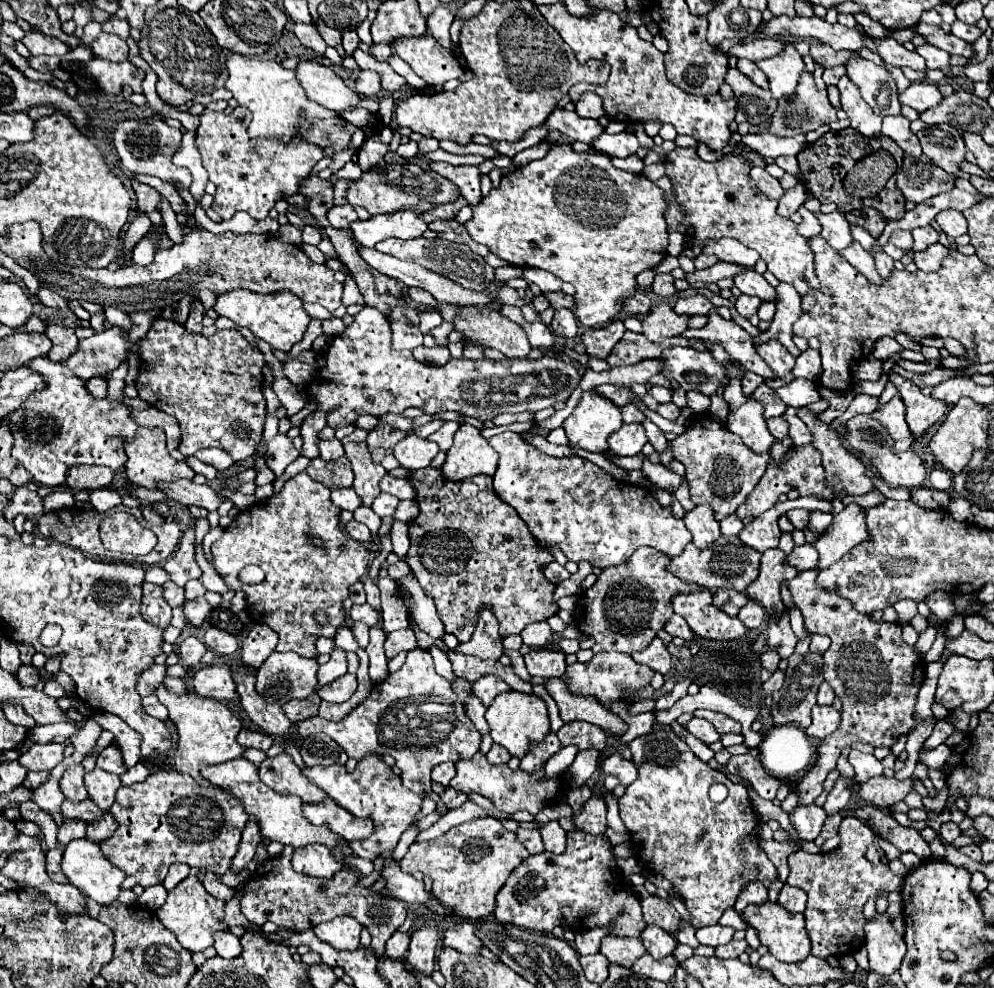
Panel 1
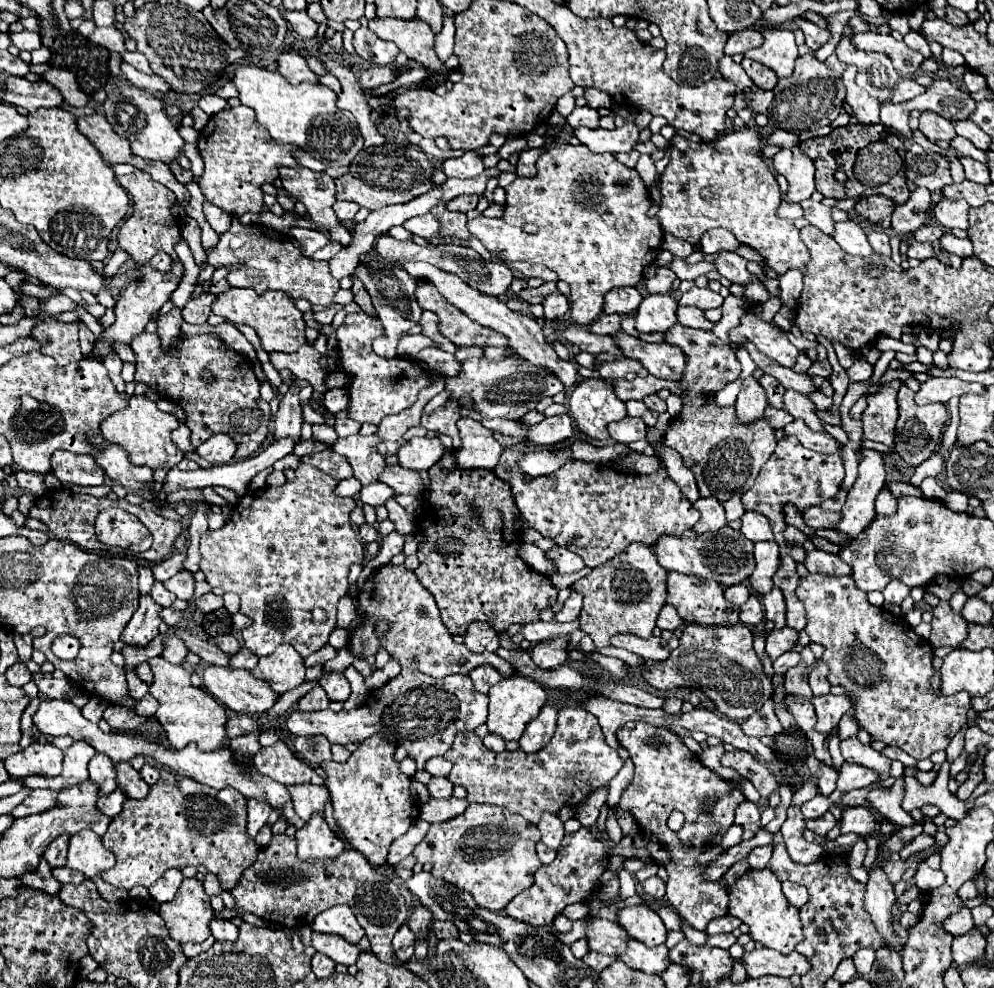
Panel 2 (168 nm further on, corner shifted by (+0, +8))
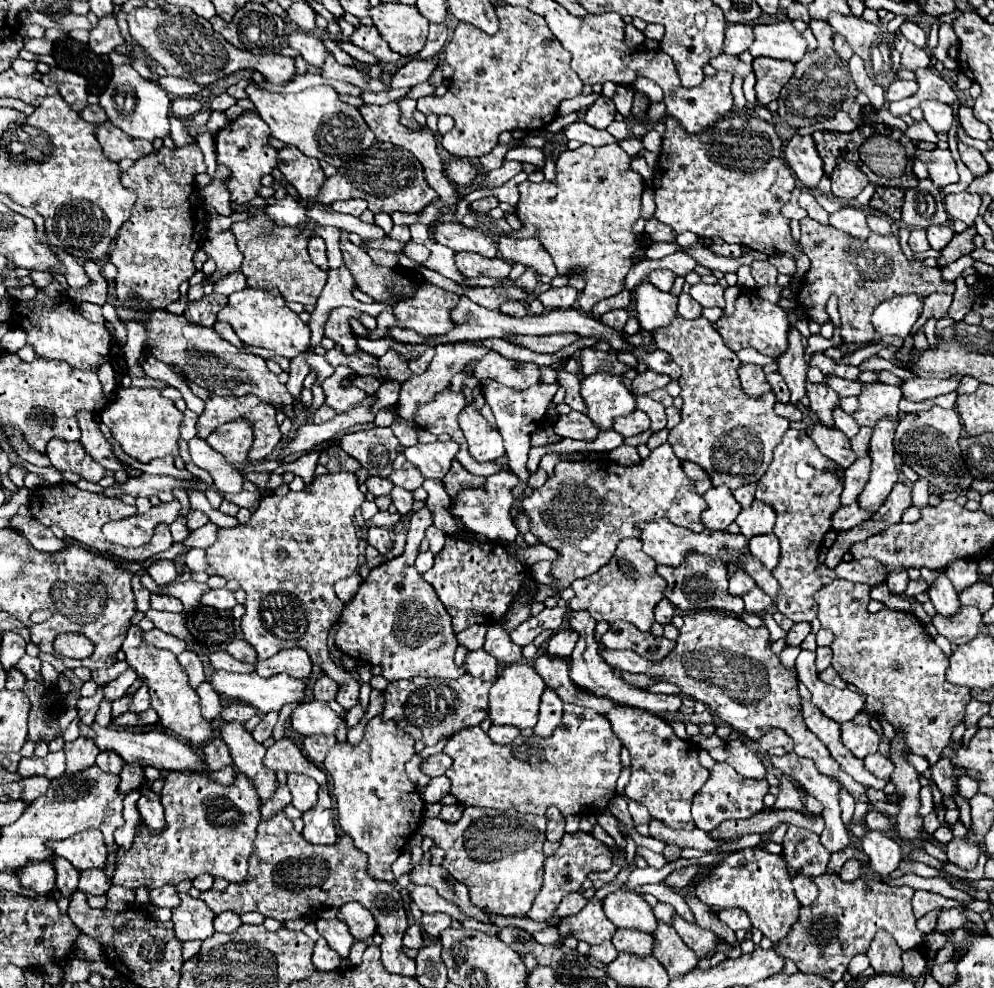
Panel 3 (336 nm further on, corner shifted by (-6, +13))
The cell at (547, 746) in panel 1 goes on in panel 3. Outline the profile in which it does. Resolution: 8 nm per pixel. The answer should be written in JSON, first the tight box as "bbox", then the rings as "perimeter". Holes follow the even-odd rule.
{"bbox":[534,688,562,738],"perimeter":[[[546,688],[546,692],[542,694],[542,702],[540,702],[540,718],[538,724],[534,726],[534,734],[540,738],[548,738],[562,722],[562,700],[558,698],[558,694],[550,688]]]}

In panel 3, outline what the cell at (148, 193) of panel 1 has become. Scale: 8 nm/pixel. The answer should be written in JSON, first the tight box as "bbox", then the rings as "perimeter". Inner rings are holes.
{"bbox":[110,146,206,310],"perimeter":[[[182,146],[152,152],[120,174],[122,186],[138,196],[110,254],[110,262],[118,268],[116,294],[122,302],[130,302],[134,298],[140,300],[144,308],[156,310],[166,308],[180,298],[178,288],[196,272],[192,256],[206,234],[206,212],[194,184],[194,176],[205,172],[202,150],[198,146]]]}

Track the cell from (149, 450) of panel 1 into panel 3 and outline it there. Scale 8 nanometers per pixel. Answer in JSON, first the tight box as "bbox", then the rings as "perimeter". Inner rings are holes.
{"bbox":[100,388,184,462],"perimeter":[[[120,388],[116,398],[100,412],[100,420],[110,428],[112,438],[138,462],[150,462],[164,456],[176,458],[180,454],[178,428],[182,418],[184,414],[174,406],[174,402],[164,398],[156,388]]]}

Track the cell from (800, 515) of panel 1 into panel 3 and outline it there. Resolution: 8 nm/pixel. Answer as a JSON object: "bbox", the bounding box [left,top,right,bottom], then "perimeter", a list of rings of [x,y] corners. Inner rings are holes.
{"bbox":[832,504,870,530],"perimeter":[[[856,504],[840,506],[832,514],[832,528],[834,530],[848,530],[848,528],[862,524],[862,520],[868,520],[868,518],[870,518],[870,512],[862,512],[862,508],[858,508]]]}

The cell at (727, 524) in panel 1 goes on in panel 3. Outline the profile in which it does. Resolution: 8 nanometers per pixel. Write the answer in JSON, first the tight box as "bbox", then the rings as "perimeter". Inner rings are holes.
{"bbox":[734,484,756,508],"perimeter":[[[746,484],[746,486],[738,488],[738,490],[734,490],[736,502],[738,502],[742,508],[748,508],[748,506],[752,504],[752,500],[754,500],[754,490],[756,490],[756,484]]]}

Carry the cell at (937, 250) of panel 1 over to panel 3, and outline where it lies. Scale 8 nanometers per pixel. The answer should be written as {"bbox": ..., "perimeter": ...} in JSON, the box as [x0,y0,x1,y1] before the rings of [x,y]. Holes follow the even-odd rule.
{"bbox":[908,230,930,252],"perimeter":[[[912,230],[908,244],[910,244],[912,252],[926,252],[926,250],[930,250],[930,244],[928,244],[928,238],[926,238],[926,230]]]}

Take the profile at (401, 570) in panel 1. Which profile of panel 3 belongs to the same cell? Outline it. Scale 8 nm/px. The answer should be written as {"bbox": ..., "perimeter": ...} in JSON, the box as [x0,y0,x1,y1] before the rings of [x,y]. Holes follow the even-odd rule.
{"bbox":[416,550,434,574],"perimeter":[[[430,550],[418,554],[418,558],[416,558],[416,568],[420,570],[420,574],[428,572],[428,570],[432,568],[432,564],[434,564],[434,554],[432,554]]]}

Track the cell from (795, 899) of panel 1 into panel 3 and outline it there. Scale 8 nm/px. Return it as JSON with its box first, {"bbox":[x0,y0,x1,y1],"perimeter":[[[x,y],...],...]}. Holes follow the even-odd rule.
{"bbox":[792,876,818,906],"perimeter":[[[794,876],[794,878],[792,878],[792,886],[794,886],[796,898],[800,900],[802,906],[812,904],[812,902],[816,900],[816,896],[818,896],[816,884],[814,884],[810,878],[806,878],[806,876]]]}

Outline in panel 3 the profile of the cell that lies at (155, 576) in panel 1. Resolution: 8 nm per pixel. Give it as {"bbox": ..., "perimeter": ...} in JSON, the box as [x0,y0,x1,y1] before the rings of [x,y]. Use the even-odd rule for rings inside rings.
{"bbox":[132,576,150,612],"perimeter":[[[134,576],[134,580],[132,580],[132,590],[134,590],[134,596],[136,596],[138,610],[148,612],[150,610],[150,592],[140,584],[138,576]]]}

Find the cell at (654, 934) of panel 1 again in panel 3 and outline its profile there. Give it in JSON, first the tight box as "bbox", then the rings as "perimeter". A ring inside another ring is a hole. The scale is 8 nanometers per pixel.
{"bbox":[604,892,658,934],"perimeter":[[[614,892],[604,898],[604,912],[618,928],[634,928],[652,934],[658,926],[652,906],[636,892]]]}

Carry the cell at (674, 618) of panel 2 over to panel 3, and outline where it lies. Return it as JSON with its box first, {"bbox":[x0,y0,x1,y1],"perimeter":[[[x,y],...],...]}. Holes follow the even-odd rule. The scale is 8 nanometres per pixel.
{"bbox":[654,598,676,624],"perimeter":[[[662,598],[662,600],[658,602],[658,608],[654,610],[656,622],[660,622],[660,624],[670,624],[674,614],[676,614],[676,610],[674,610],[674,606],[672,606],[672,602],[670,602],[668,598]]]}

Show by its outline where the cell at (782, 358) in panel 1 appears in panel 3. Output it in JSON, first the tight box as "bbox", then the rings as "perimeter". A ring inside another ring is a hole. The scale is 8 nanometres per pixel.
{"bbox":[716,290,792,358],"perimeter":[[[744,290],[736,300],[736,310],[730,316],[724,314],[716,322],[716,330],[722,334],[726,346],[732,348],[734,352],[738,352],[740,348],[752,346],[760,354],[766,354],[766,356],[772,356],[772,358],[778,358],[788,350],[790,326],[792,324],[788,320],[788,314],[780,306],[776,306],[768,300],[762,300],[756,294],[756,290]]]}

